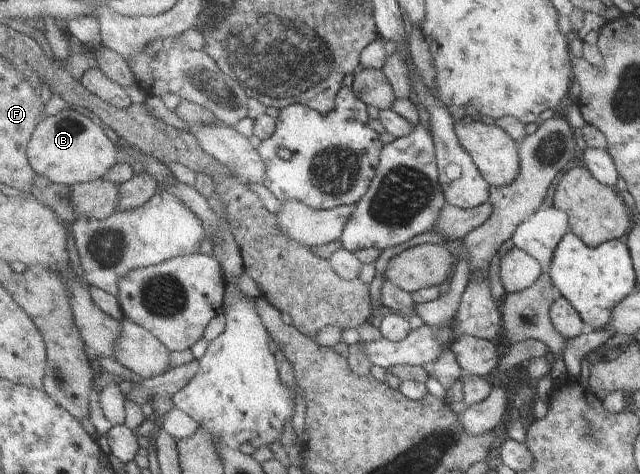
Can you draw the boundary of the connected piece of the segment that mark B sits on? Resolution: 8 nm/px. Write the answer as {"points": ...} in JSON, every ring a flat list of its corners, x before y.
{"points":[[62,110,36,126,28,148,28,159,37,174,54,183,73,186,103,179,118,163,118,151,106,131,90,117,77,111]]}

